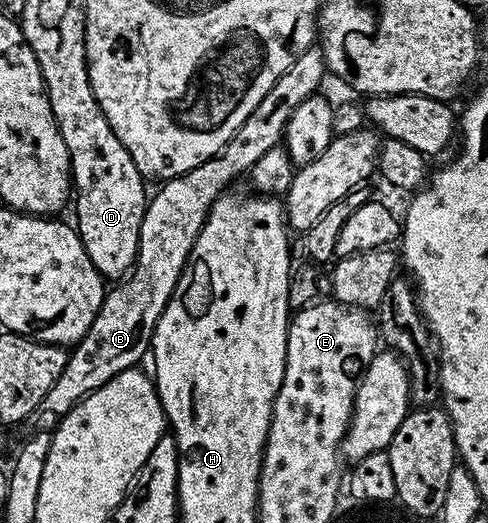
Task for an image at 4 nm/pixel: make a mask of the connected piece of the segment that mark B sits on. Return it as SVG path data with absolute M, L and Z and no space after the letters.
M313 45L296 58L294 65L290 65L290 69L286 69L286 73L282 73L282 77L278 77L274 89L270 89L270 93L266 93L266 97L262 97L262 101L258 101L258 109L254 109L254 113L250 113L250 117L246 117L246 121L242 121L242 125L236 130L234 137L230 137L230 141L219 155L207 159L205 163L190 169L184 175L175 175L174 178L159 184L160 192L153 199L151 196L144 208L142 229L140 230L140 248L130 274L123 281L117 282L113 286L117 286L113 291L111 288L105 294L104 304L98 309L90 329L82 336L80 342L71 348L68 364L62 369L56 384L46 393L42 404L43 410L48 410L50 414L56 415L55 417L63 417L70 408L75 407L94 389L106 385L106 381L110 381L118 373L133 370L139 364L136 362L143 355L145 358L149 354L154 329L174 293L174 285L178 285L178 277L182 273L182 269L188 263L190 249L194 245L198 233L208 221L208 210L217 199L227 192L224 190L227 189L231 179L238 178L243 171L244 174L251 172L253 165L260 158L266 153L270 153L270 149L277 147L284 138L284 126L288 124L292 110L321 90L320 82L323 81L324 75L326 76L324 53L319 46Z

